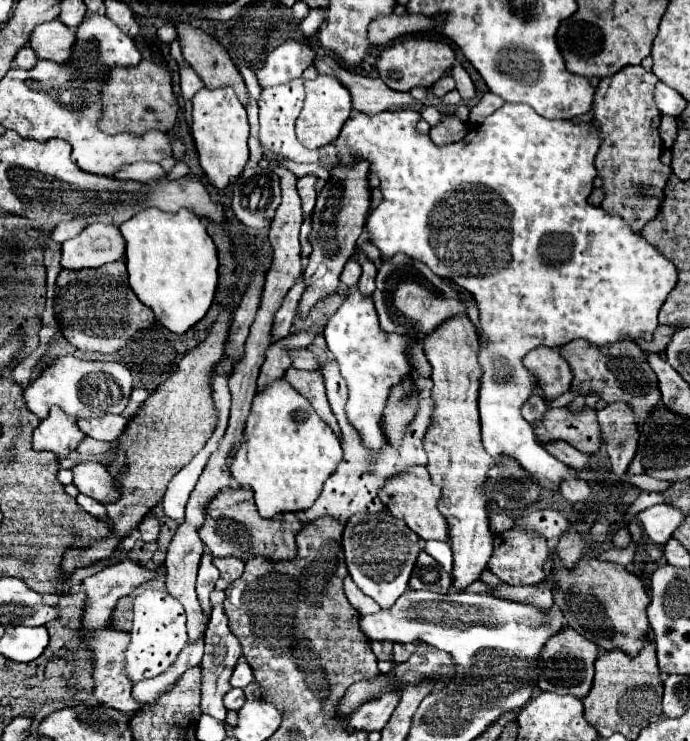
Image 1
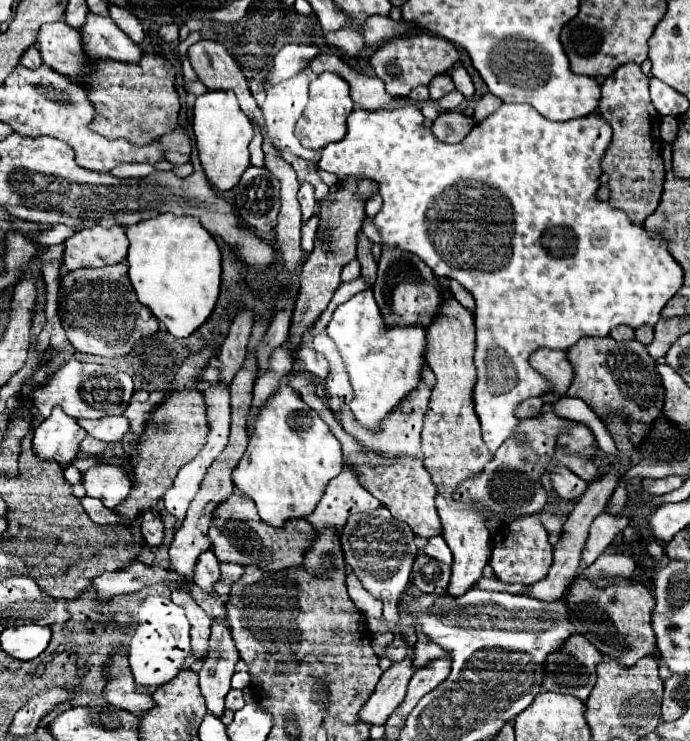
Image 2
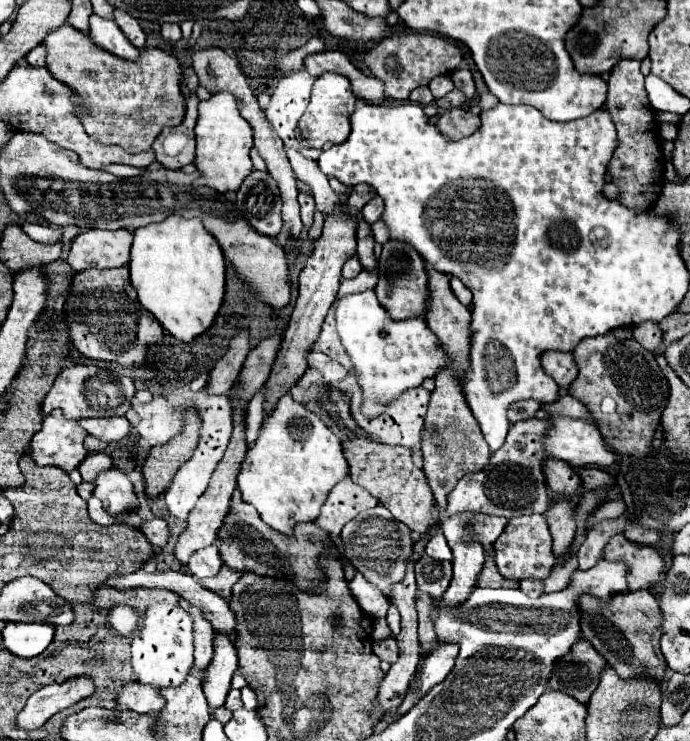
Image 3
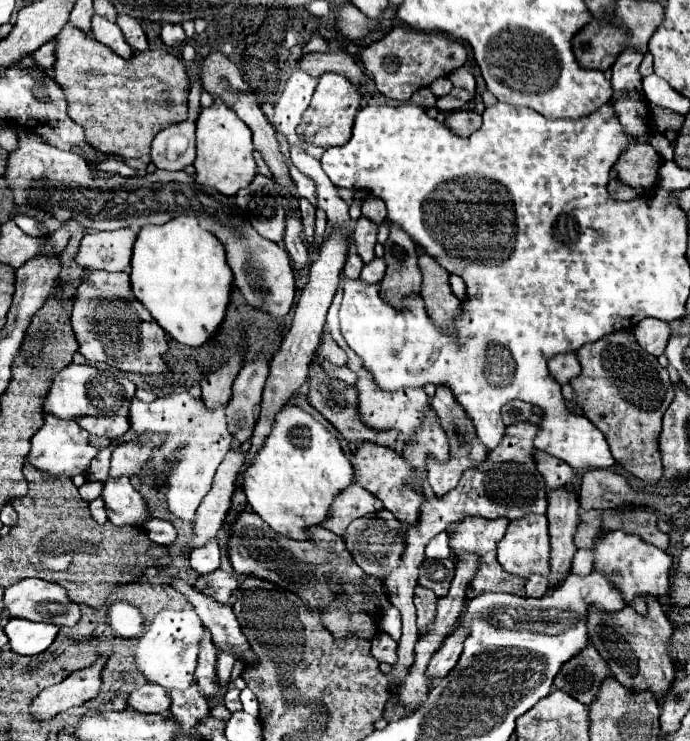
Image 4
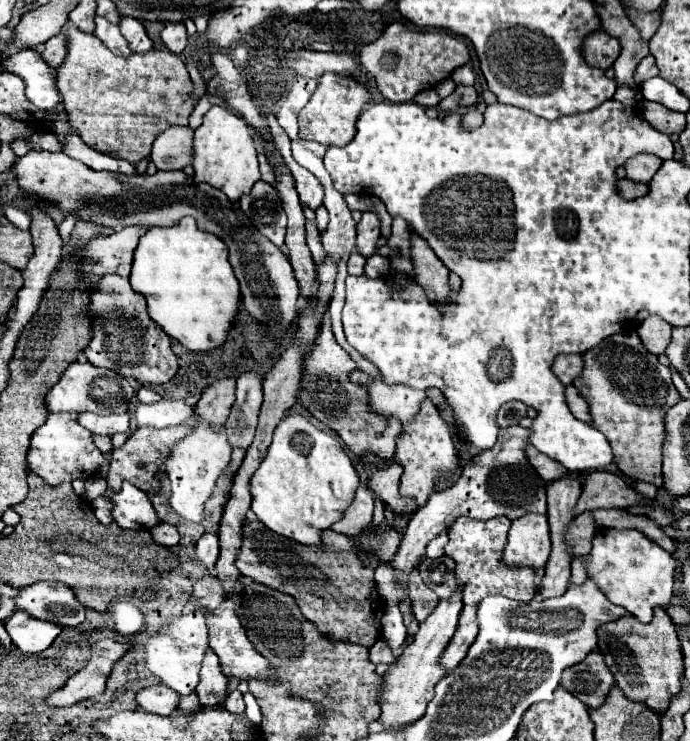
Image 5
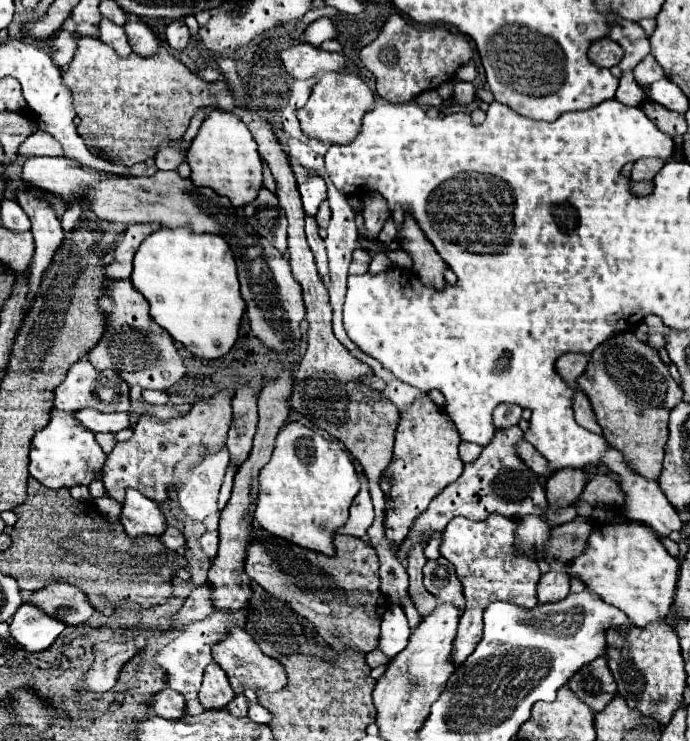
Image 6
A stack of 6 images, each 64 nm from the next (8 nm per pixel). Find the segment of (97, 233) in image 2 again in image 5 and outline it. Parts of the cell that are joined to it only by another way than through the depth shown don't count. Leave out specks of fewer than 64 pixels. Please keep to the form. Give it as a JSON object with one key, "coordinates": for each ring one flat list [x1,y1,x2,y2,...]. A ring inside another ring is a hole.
{"coordinates":[[130,226,118,232,92,238,84,248,84,258,92,260,104,268,118,268,122,264,132,262,132,254,138,246,140,236,148,230,148,226]]}

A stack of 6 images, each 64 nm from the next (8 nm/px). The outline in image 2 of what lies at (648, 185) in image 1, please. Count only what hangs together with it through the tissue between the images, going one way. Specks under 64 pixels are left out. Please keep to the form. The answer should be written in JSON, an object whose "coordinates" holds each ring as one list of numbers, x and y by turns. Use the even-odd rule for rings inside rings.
{"coordinates":[[622,64,612,76,604,80,598,112,610,122,614,130,612,144,602,160,602,168,610,176,610,204,624,210,634,222,644,222,660,202,666,170,660,156,660,114,650,102,648,76,642,74,638,64]]}

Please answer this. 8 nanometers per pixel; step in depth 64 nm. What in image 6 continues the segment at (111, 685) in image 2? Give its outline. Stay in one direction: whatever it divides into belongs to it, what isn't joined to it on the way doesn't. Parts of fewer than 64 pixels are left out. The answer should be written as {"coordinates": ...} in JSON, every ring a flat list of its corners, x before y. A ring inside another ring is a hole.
{"coordinates":[[166,688,162,692,158,692,150,704,150,708,154,708,154,712,162,718,184,718,186,716,186,700,182,698,182,694]]}

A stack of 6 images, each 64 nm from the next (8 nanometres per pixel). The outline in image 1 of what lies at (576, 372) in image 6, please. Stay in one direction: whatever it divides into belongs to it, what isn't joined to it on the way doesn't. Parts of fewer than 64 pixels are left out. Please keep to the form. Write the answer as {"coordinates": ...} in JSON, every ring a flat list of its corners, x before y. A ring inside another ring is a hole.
{"coordinates":[[538,346,524,356,524,366,536,374,546,400,554,400,570,390,572,370,558,348]]}

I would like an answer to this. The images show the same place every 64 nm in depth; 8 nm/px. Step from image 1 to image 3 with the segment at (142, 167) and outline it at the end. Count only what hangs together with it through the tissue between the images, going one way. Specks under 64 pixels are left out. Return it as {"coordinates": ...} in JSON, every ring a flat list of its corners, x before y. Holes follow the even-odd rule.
{"coordinates":[[112,164,112,166,104,166,106,172,116,174,118,178,130,178,130,176,138,176,142,170,134,168,134,166,124,166,124,164]]}

